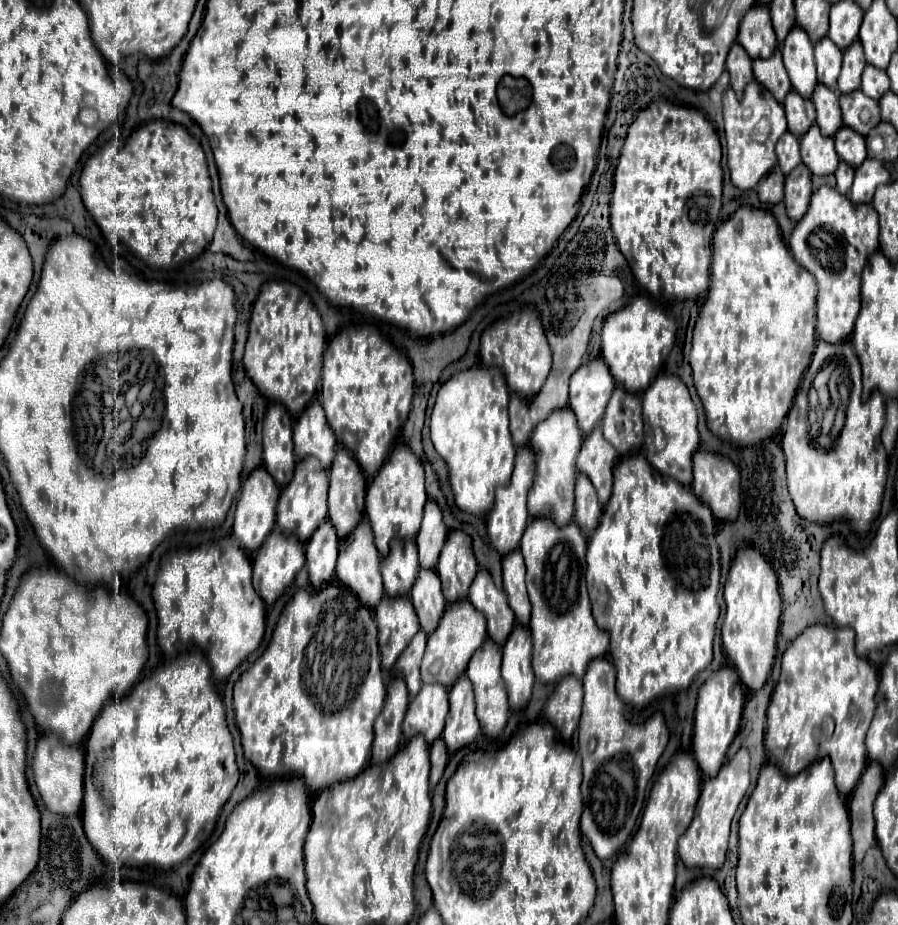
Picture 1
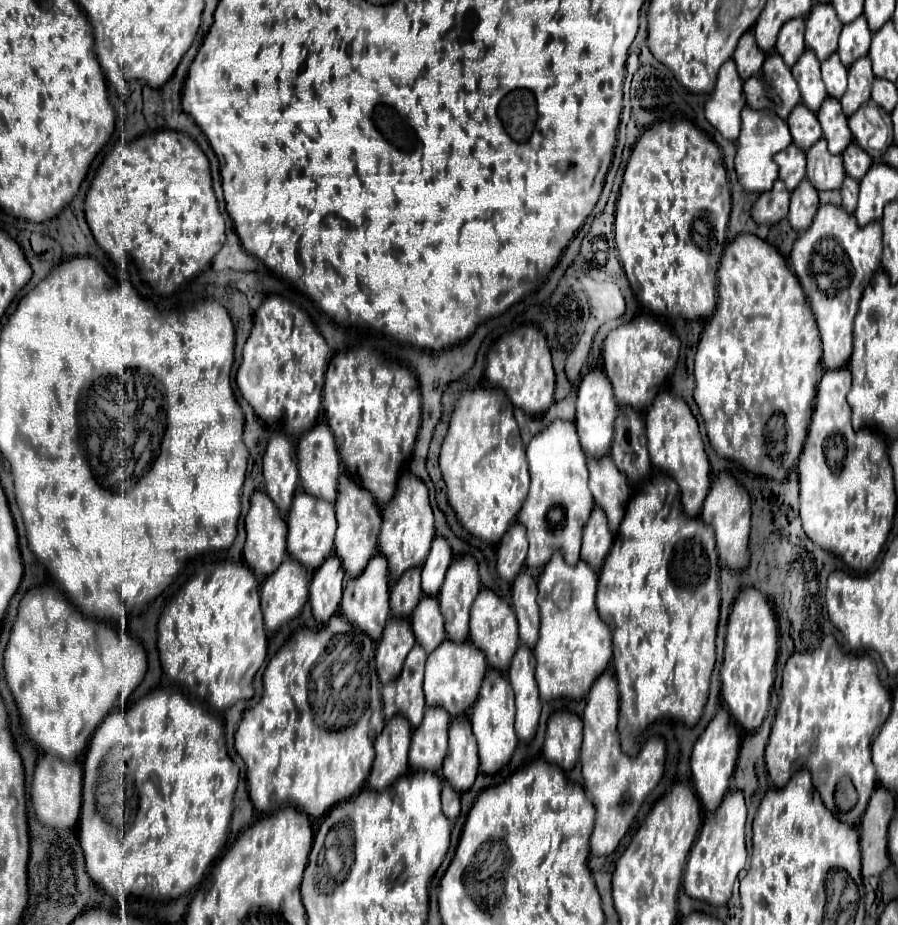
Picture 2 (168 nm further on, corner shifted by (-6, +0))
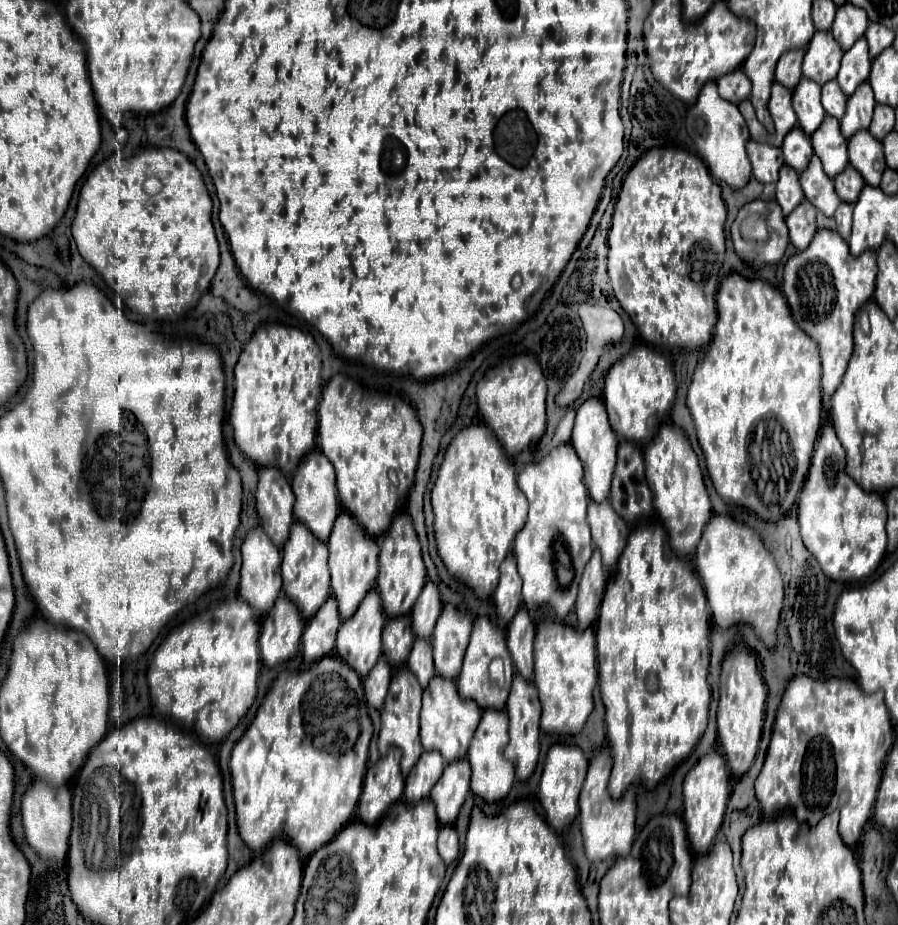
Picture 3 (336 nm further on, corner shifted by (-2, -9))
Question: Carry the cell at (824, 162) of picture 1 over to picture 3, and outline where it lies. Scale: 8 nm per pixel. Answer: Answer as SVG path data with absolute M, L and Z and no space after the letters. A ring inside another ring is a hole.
M812 155L810 165L800 173L800 185L804 189L806 199L818 209L822 211L826 217L832 217L836 207L840 205L840 197L836 195L834 183L832 179L824 173L822 169L822 161Z

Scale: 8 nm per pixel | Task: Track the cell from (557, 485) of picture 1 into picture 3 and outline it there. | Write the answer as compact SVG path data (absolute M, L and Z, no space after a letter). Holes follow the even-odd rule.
M570 443L558 445L548 455L544 455L540 461L528 463L524 469L520 469L520 473L518 473L518 487L522 489L522 493L528 499L528 519L526 519L524 527L518 531L518 535L514 539L514 557L516 557L516 563L518 563L518 573L520 573L522 583L524 583L522 599L524 599L524 605L528 609L534 609L534 607L540 607L540 605L548 605L562 619L562 617L568 615L568 611L576 603L578 583L582 579L584 565L588 563L588 559L592 555L590 527L588 527L588 521L586 521L586 505L588 505L590 495L588 495L586 485L584 485L582 461L578 459L574 447ZM558 535L564 537L564 541L568 545L568 555L570 555L572 565L574 565L574 581L568 587L560 587L558 579L556 579L556 573L554 573L554 551L552 551L552 545L554 545Z

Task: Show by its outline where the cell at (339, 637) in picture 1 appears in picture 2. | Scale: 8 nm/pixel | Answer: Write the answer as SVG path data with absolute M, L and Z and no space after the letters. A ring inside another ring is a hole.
M334 616L328 626L322 628L304 628L300 632L294 634L294 638L290 642L286 642L276 656L270 660L266 674L264 674L264 694L260 696L260 700L256 702L254 708L250 708L236 732L236 752L240 754L240 758L246 764L246 784L248 784L248 794L250 794L250 802L254 806L256 812L266 814L266 812L274 812L274 802L278 806L282 804L290 804L290 806L298 806L302 812L306 812L312 818L322 818L324 814L328 814L336 804L346 802L350 798L354 798L354 794L358 790L364 788L366 778L370 774L372 762L374 762L374 740L376 736L382 732L384 728L384 718L382 718L382 696L380 696L380 680L376 674L376 666L374 666L374 654L376 654L376 644L362 632L358 632L350 622L346 622L342 616Z

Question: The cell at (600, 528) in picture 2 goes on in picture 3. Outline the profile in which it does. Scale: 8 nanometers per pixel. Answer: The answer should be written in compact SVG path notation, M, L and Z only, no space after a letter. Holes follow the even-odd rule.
M594 549L592 557L584 569L584 577L582 577L580 589L578 589L578 599L576 599L578 627L588 627L596 621L598 607L600 607L604 587L606 587L606 579L608 579L608 575L602 567L600 551Z

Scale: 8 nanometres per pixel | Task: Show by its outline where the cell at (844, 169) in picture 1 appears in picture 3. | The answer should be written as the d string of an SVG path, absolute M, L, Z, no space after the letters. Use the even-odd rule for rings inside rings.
M842 201L842 203L838 205L838 209L836 209L836 215L834 215L834 219L836 219L836 231L838 231L844 239L850 237L850 229L852 229L852 209L854 209L852 203Z

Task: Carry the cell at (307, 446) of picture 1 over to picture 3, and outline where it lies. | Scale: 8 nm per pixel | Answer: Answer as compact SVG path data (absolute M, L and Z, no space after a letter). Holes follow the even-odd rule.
M314 449L310 455L306 455L306 463L298 467L298 471L292 477L292 491L294 491L294 515L298 521L302 521L318 539L326 541L334 519L338 515L340 503L338 503L338 493L334 487L334 467L330 467L330 461L322 451Z

